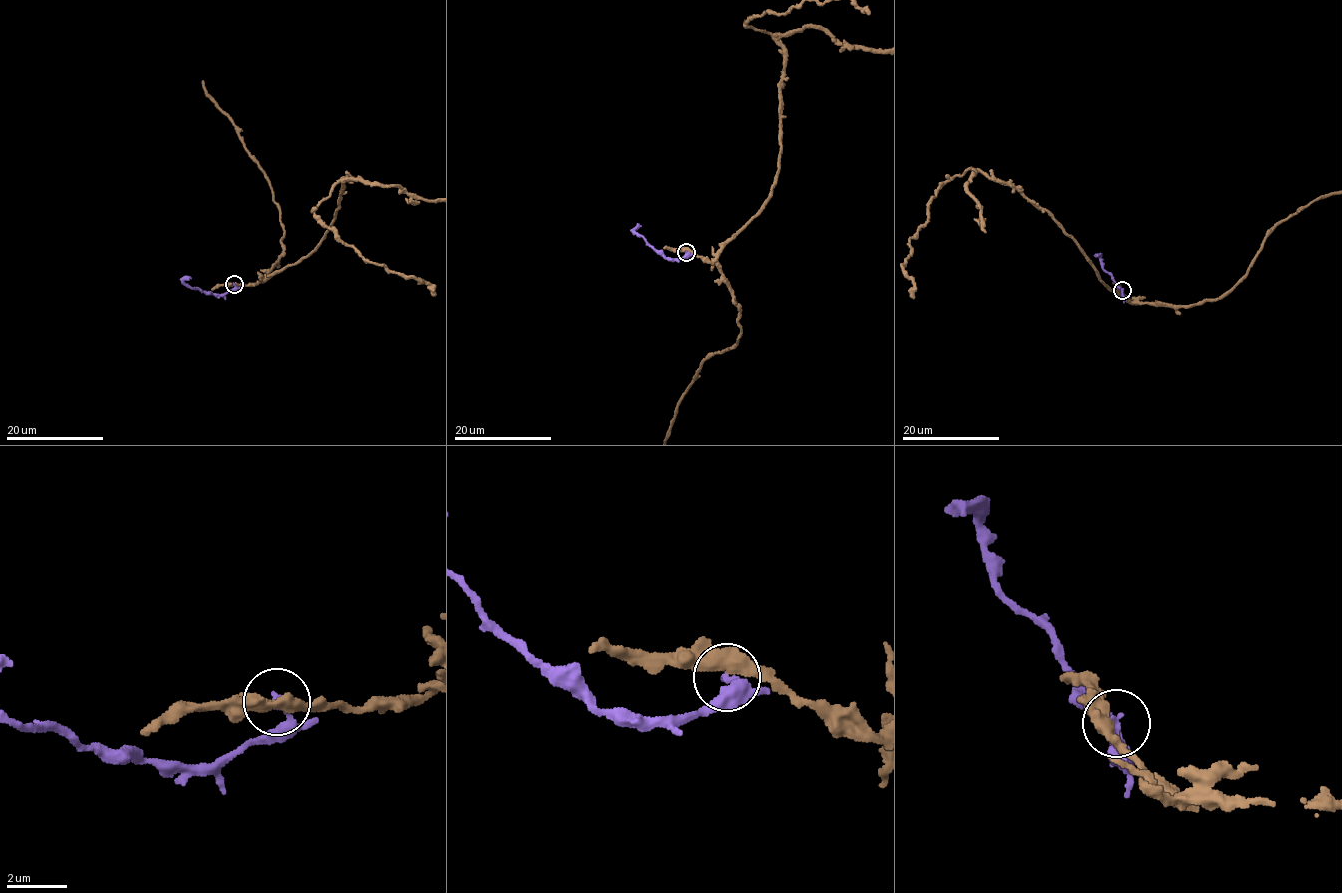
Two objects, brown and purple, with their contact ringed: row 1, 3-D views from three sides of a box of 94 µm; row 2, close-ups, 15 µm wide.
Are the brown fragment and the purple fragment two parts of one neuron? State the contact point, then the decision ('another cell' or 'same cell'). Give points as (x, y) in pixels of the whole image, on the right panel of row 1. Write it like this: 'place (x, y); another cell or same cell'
place (1122, 290); another cell

